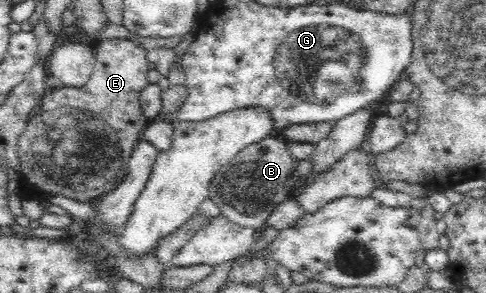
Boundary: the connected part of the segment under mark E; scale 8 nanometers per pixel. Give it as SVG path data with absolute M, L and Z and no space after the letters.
M112 39L109 41L101 41L96 44L95 47L95 70L89 77L89 80L82 87L63 87L63 88L53 88L46 92L38 104L37 110L35 110L29 117L27 126L25 130L19 134L17 138L17 157L21 161L21 175L19 177L21 184L21 196L20 198L31 198L37 199L40 202L40 198L45 195L50 195L51 193L62 195L67 198L83 202L90 203L90 201L95 197L103 197L106 193L117 188L121 185L125 175L128 173L128 164L133 146L143 139L143 130L148 126L149 120L147 117L143 116L143 109L140 105L140 92L149 84L148 82L148 58L146 56L147 51L141 46L125 39Z

